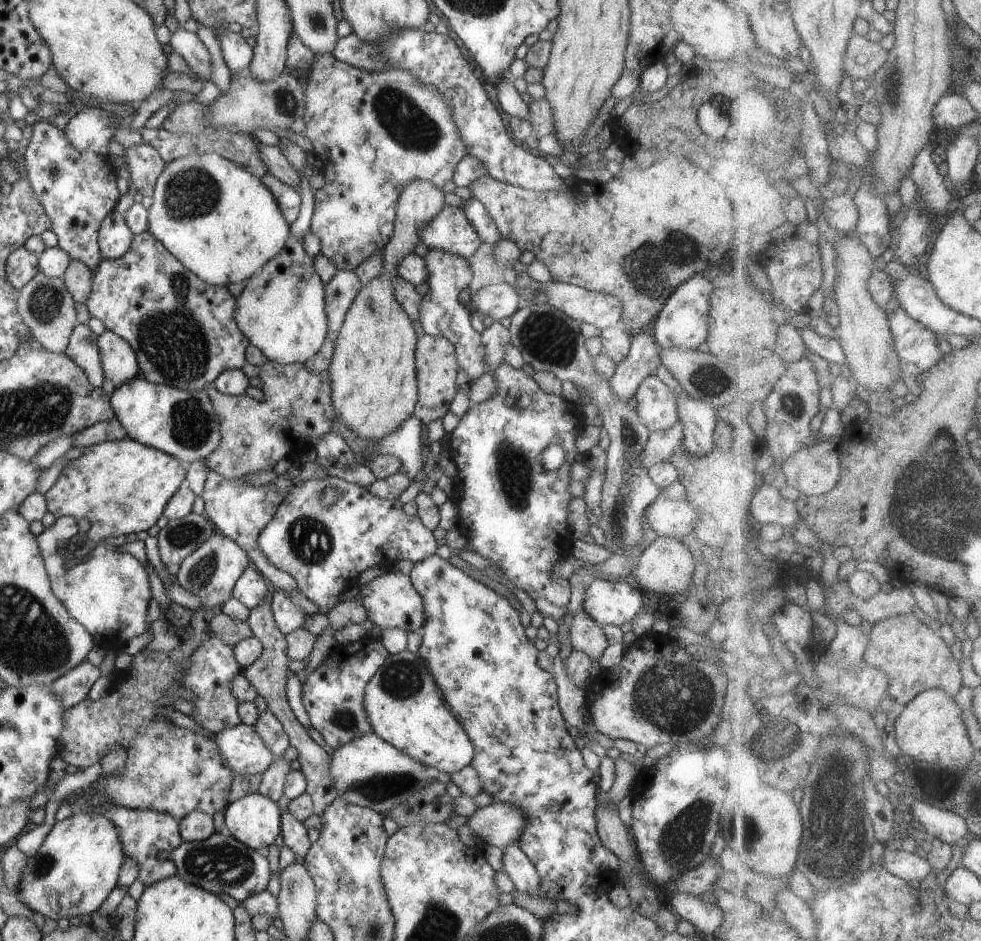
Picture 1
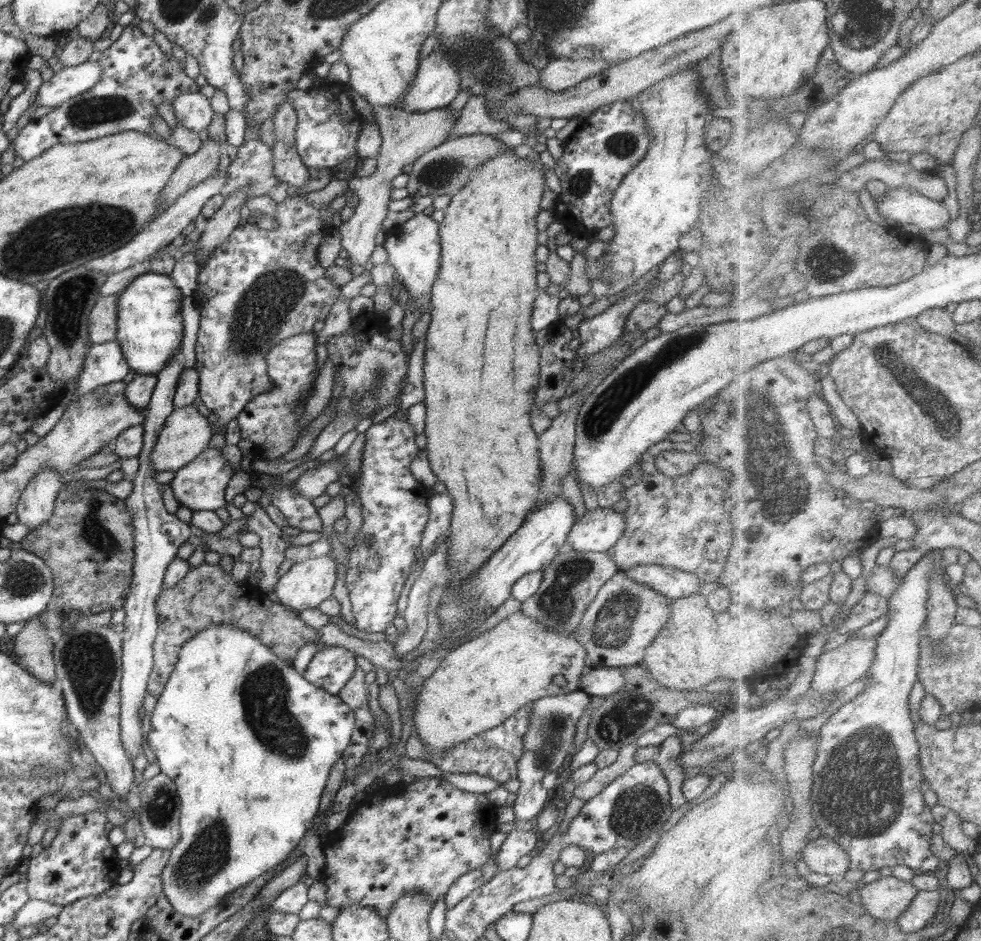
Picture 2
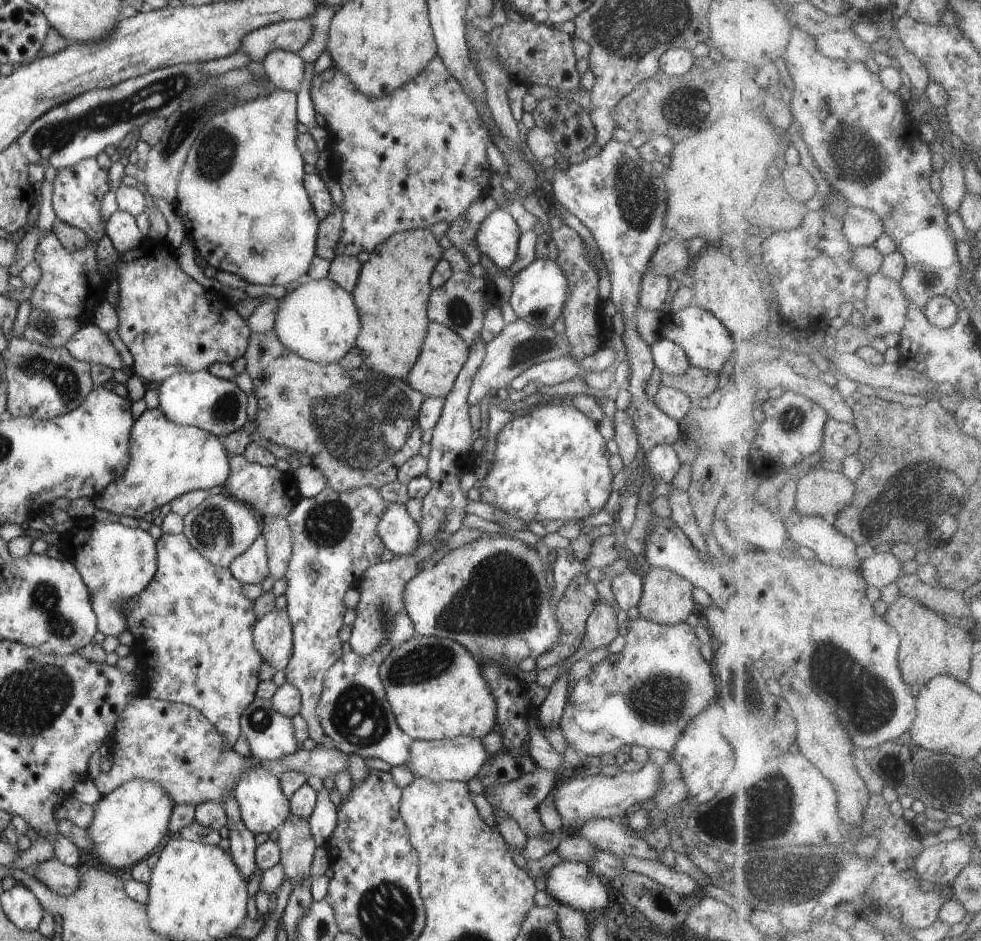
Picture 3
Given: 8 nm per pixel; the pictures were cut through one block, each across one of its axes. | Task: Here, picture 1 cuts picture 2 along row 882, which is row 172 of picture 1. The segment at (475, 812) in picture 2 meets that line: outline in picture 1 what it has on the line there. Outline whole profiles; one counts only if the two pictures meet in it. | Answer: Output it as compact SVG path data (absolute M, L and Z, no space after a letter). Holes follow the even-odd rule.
M333 54L314 55L313 65L309 71L309 80L306 81L305 88L305 115L303 116L306 126L305 135L308 136L315 149L315 156L321 161L324 171L325 184L323 188L313 192L314 213L311 218L311 229L321 240L321 252L324 253L335 265L337 270L353 270L370 255L385 248L385 244L390 240L395 225L396 205L403 186L410 181L420 179L431 182L441 188L453 180L453 172L457 162L460 162L467 155L467 146L462 142L460 133L455 125L452 109L441 97L436 87L426 86L417 78L411 75L410 71L400 69L390 69L381 73L367 73L359 68L350 66L345 62L340 62L333 57Z

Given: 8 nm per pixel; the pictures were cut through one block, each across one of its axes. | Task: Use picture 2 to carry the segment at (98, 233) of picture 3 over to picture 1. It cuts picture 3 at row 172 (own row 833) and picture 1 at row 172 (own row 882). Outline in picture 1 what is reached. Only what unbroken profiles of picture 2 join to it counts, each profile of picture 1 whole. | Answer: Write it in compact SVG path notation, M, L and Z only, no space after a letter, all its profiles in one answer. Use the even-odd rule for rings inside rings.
M31 119L33 133L26 149L21 151L23 168L38 197L51 218L52 232L58 237L58 247L72 259L83 262L93 274L102 262L98 237L102 221L115 210L119 200L116 188L117 172L106 156L79 151L71 145L63 130L47 119Z

